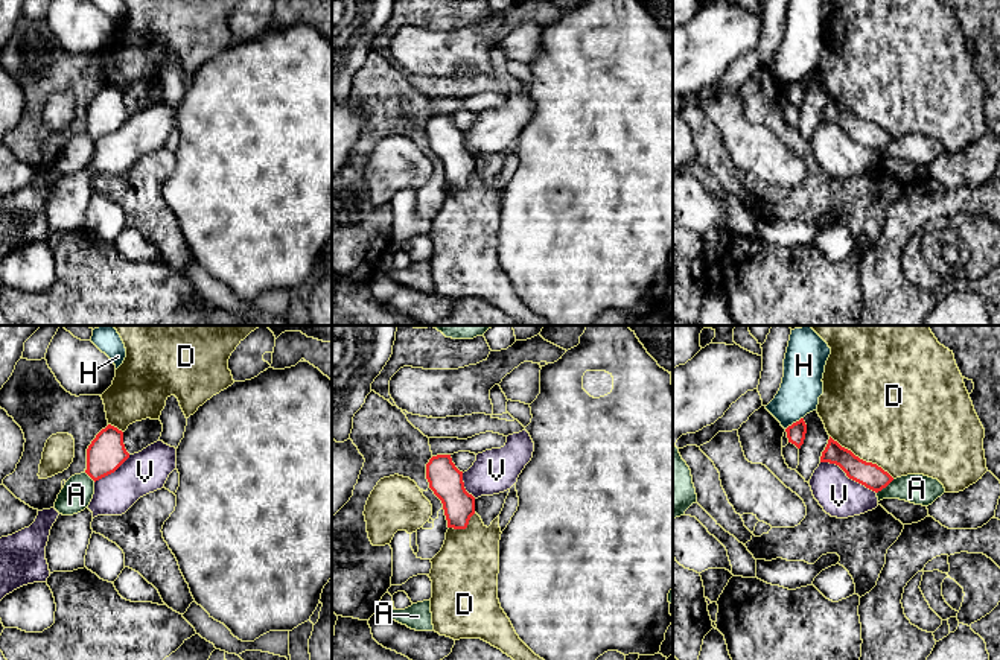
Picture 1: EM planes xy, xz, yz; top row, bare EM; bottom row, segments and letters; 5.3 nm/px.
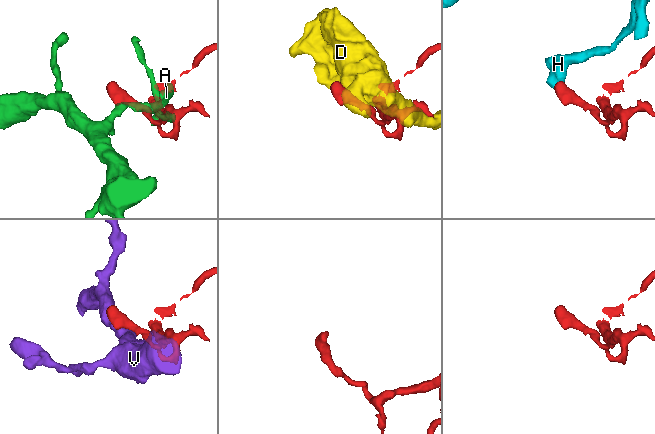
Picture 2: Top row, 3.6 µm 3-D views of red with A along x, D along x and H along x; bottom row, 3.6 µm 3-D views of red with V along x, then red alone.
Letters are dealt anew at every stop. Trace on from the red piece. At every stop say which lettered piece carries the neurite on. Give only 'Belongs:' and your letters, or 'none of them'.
Belongs: none of them

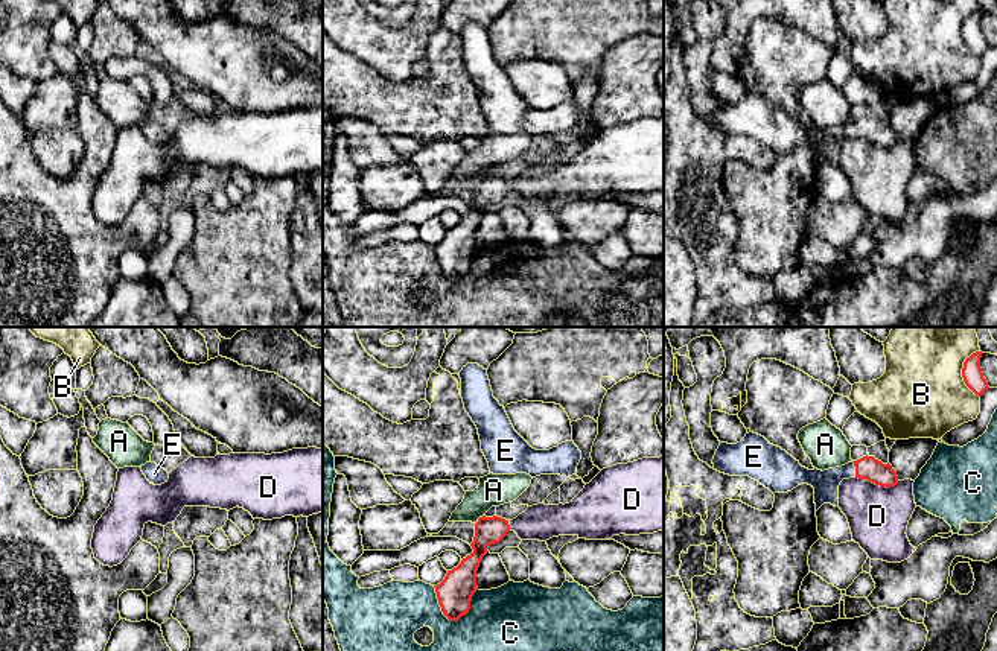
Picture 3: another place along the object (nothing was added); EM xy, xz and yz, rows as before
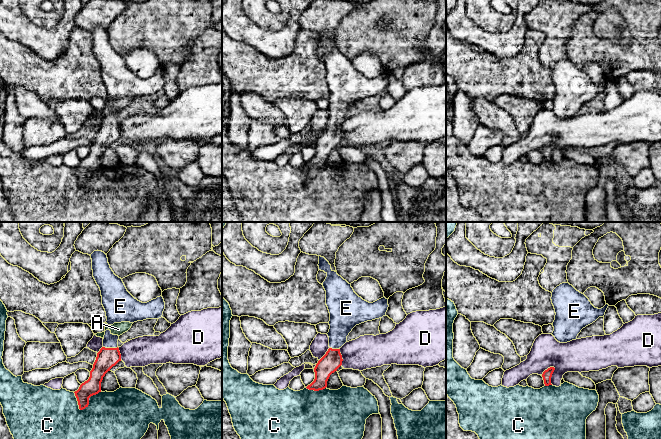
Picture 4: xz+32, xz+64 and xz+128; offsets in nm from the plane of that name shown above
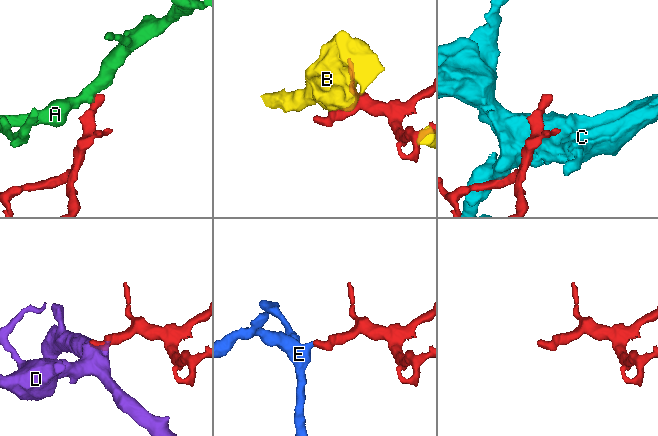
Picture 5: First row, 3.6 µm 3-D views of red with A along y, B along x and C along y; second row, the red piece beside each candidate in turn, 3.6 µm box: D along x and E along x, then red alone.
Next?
Belongs: E

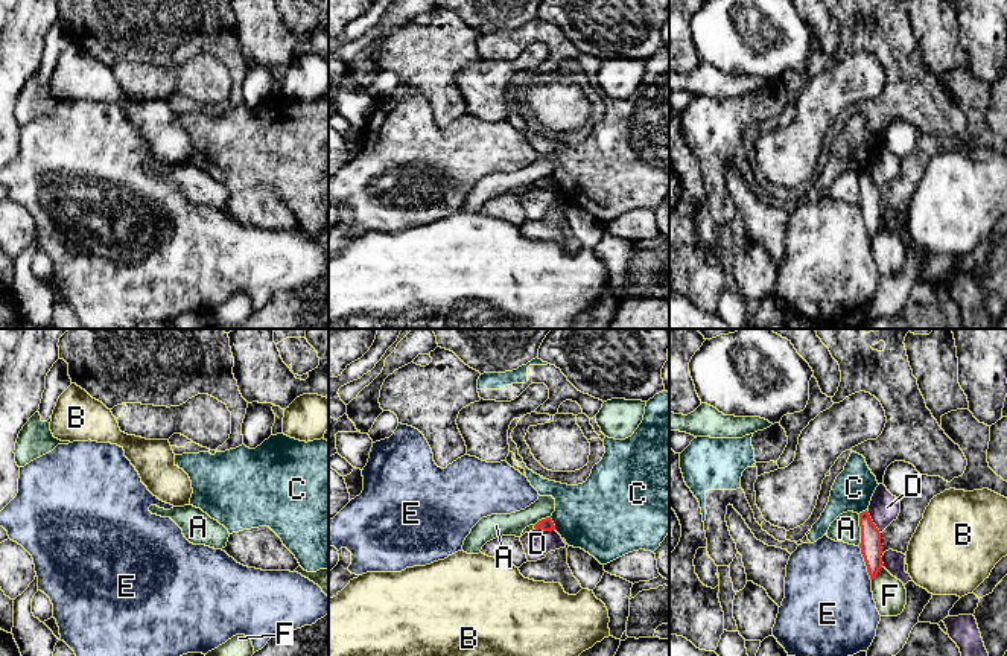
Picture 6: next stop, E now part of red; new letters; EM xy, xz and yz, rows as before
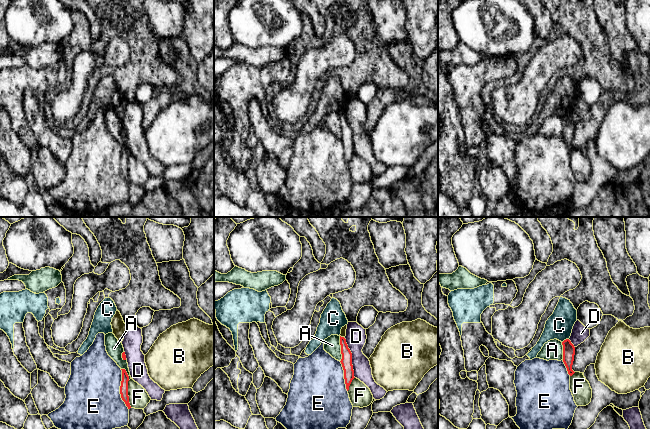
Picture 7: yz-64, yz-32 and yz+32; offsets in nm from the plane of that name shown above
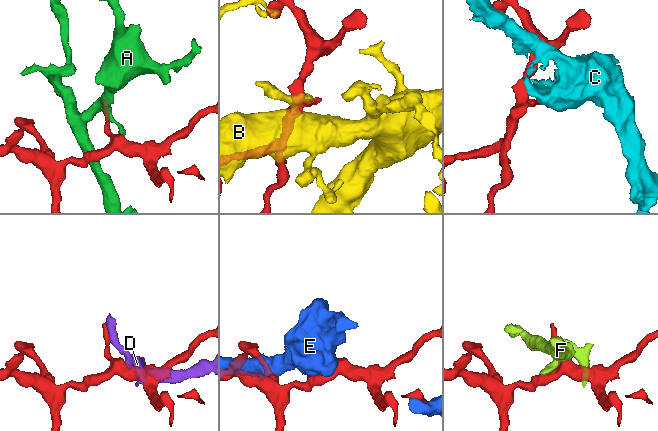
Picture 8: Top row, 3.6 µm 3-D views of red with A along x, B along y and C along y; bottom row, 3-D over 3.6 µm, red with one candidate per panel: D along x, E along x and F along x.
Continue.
Belongs: none of them

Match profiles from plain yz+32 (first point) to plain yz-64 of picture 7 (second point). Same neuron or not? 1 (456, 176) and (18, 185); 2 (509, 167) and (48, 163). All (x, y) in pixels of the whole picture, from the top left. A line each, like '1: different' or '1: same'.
1: same
2: different

